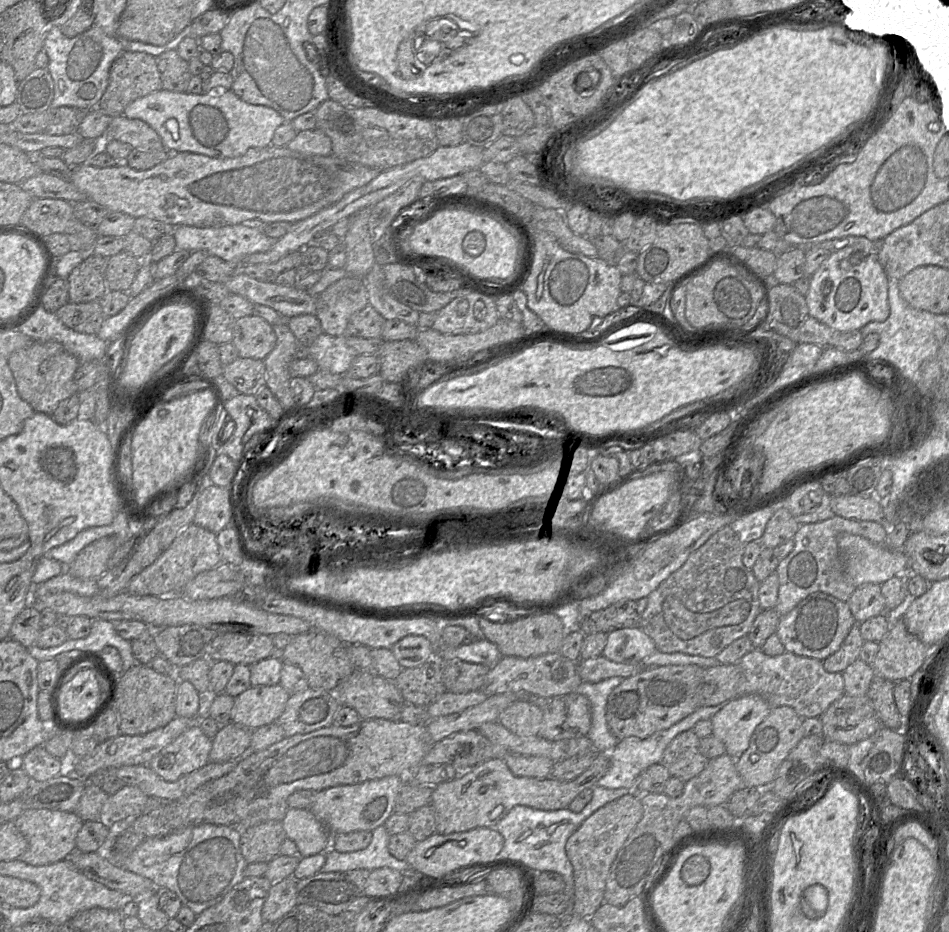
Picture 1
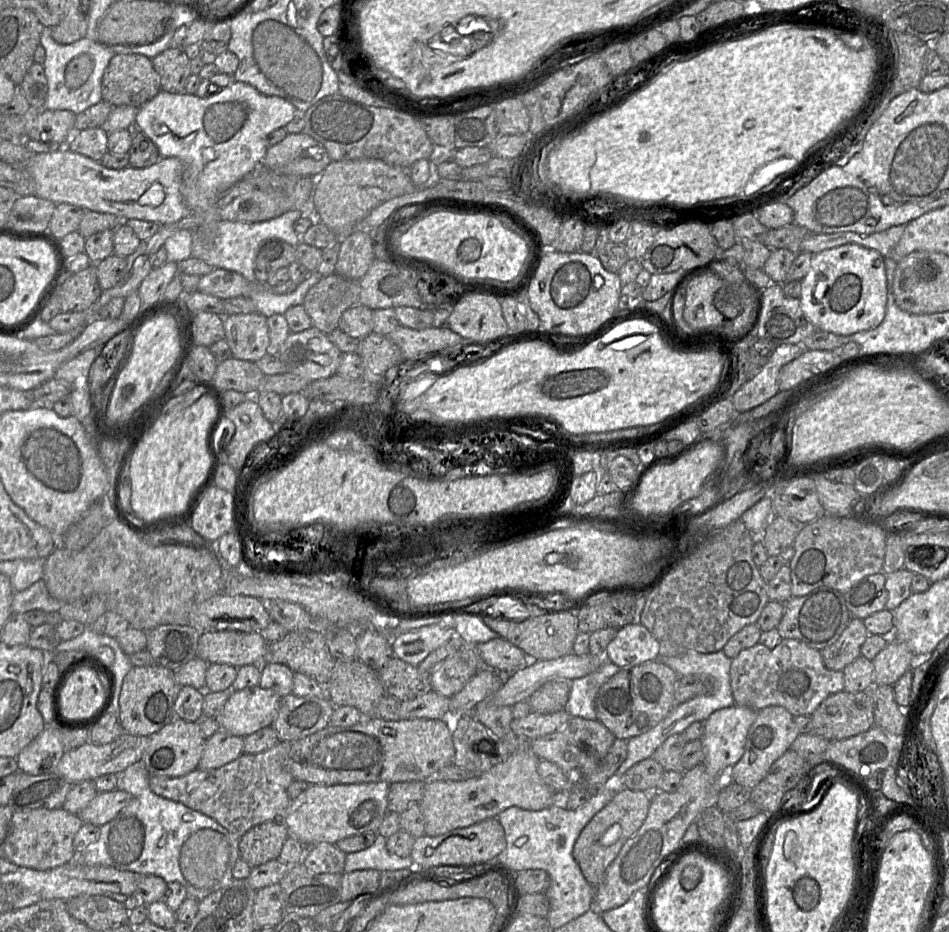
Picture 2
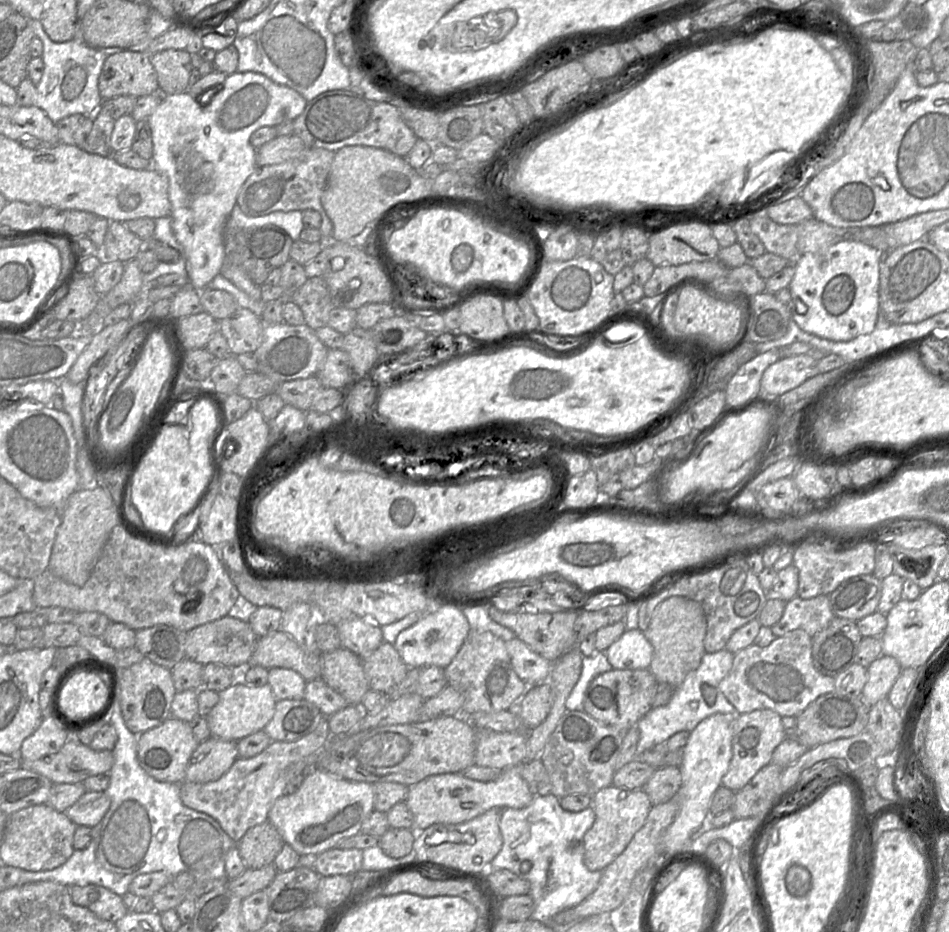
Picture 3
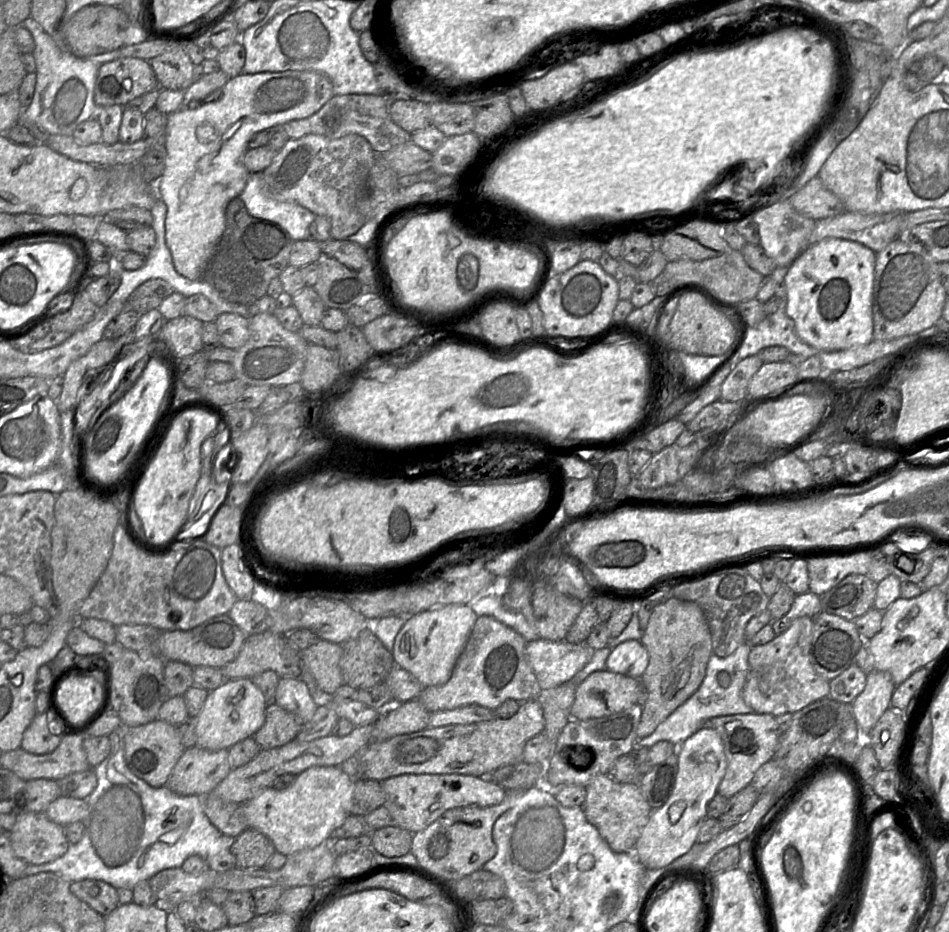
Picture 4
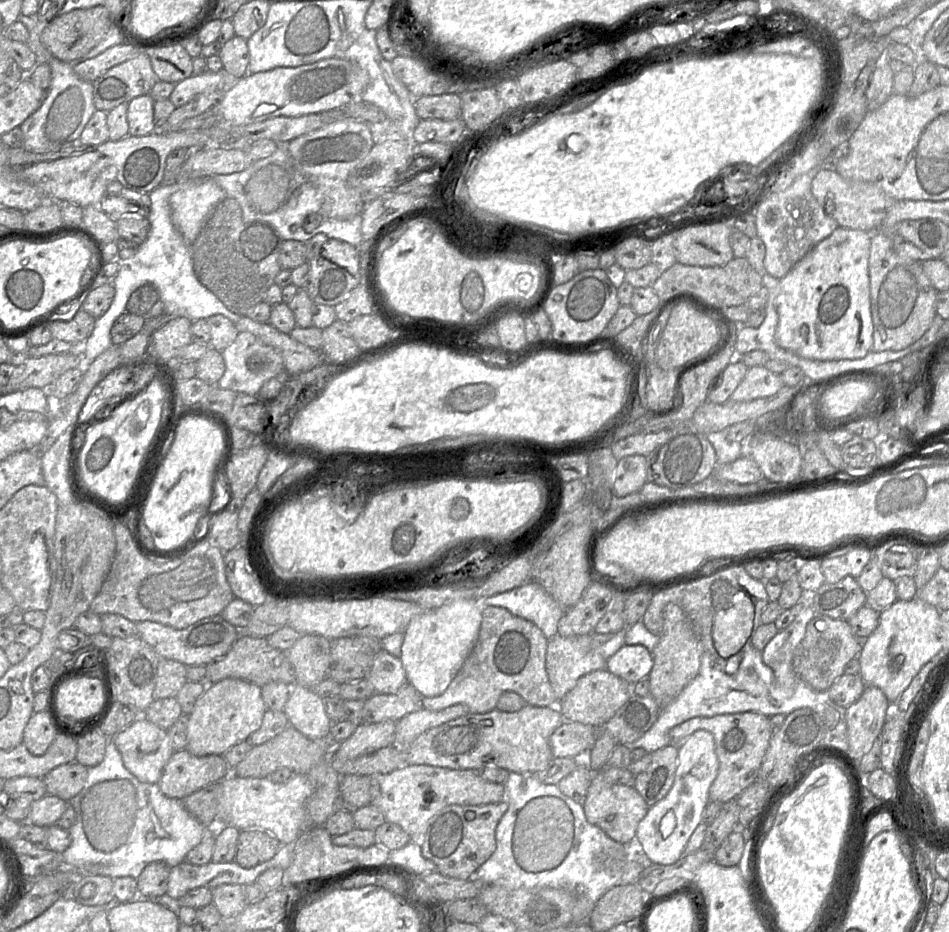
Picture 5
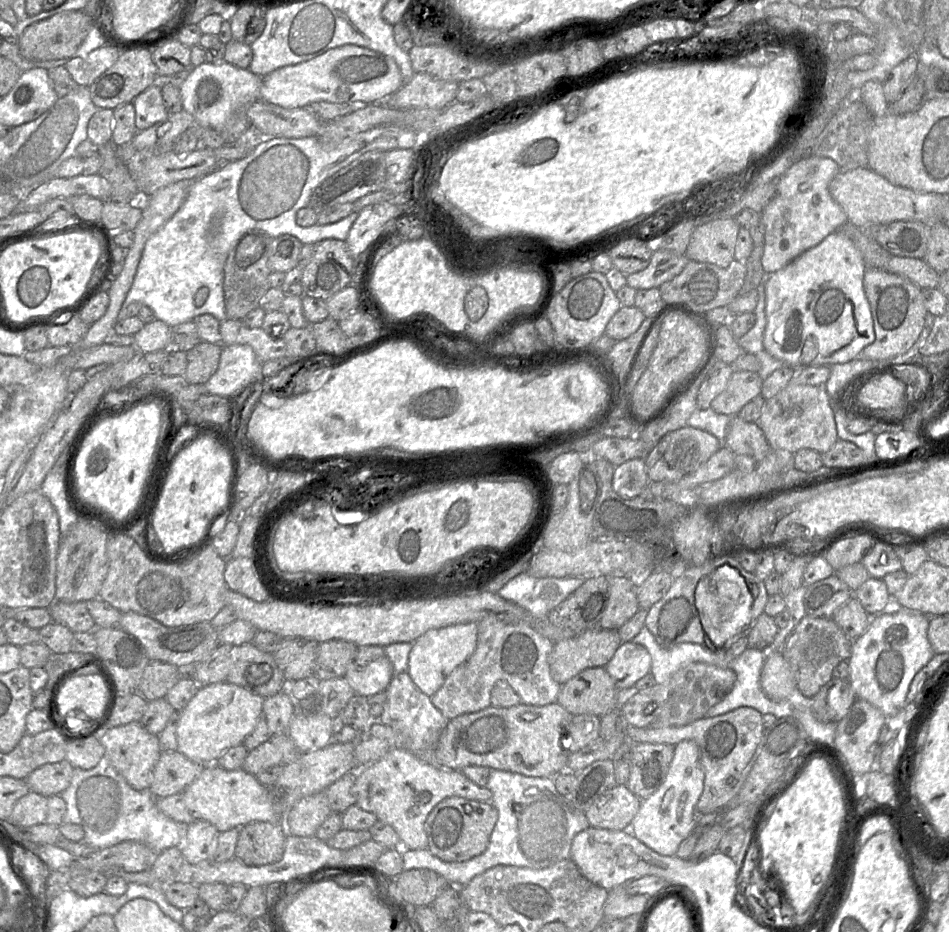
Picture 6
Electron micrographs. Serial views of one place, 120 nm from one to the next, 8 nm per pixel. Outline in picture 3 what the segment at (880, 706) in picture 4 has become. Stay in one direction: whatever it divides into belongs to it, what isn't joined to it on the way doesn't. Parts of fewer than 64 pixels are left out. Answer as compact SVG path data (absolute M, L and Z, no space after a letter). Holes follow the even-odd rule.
M881 655L867 667L868 679L861 697L869 705L886 698L902 667L892 656Z

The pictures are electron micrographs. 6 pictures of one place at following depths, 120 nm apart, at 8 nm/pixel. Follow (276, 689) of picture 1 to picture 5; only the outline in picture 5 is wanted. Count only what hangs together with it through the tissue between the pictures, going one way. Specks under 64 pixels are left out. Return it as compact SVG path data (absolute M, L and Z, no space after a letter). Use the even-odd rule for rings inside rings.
M237 678L209 683L188 715L186 749L195 756L224 755L232 746L248 740L249 736L259 729L266 709L261 687L254 683Z

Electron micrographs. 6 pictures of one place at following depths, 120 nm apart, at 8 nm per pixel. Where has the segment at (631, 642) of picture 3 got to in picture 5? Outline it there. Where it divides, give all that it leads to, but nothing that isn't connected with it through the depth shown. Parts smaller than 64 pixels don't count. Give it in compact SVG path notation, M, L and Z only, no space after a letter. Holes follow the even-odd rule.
M624 645L607 659L606 670L629 684L648 678L653 668L653 655L642 645Z

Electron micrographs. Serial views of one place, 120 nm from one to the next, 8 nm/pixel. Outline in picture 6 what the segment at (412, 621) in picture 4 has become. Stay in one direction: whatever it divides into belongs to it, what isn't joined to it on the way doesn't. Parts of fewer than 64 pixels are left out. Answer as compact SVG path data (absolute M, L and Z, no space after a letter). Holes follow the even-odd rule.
M477 622L458 623L426 631L412 644L406 672L424 694L433 696L446 677L472 655L477 644L477 634Z

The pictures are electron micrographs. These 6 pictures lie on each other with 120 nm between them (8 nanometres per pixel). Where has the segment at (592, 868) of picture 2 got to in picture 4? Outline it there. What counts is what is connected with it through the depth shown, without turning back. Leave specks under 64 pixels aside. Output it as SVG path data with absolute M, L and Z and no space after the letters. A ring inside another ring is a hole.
M599 774L586 785L583 810L588 822L597 828L613 851L634 853L637 840L654 809L642 794L638 782L622 783L609 774Z

